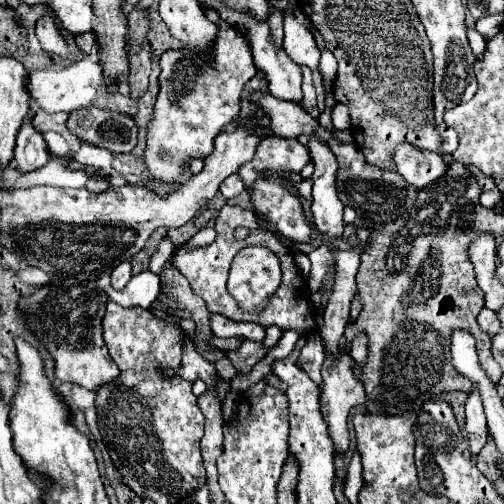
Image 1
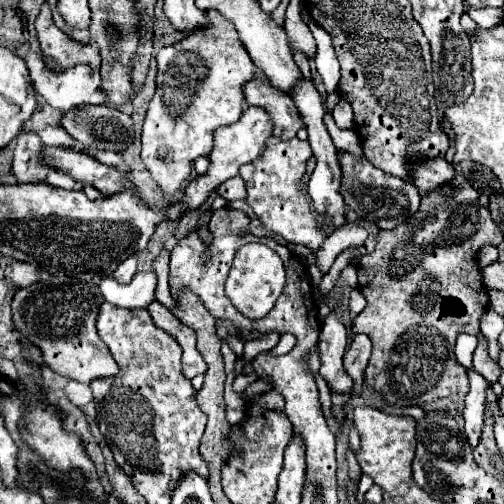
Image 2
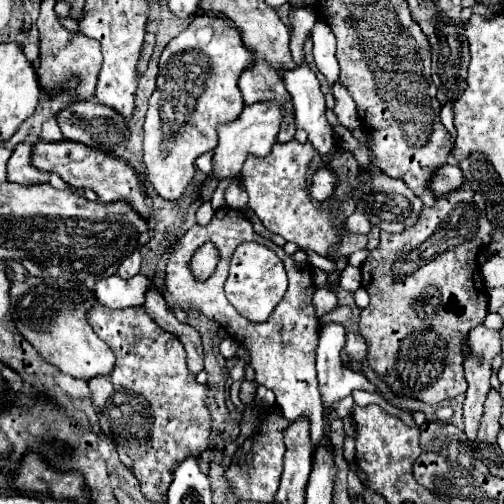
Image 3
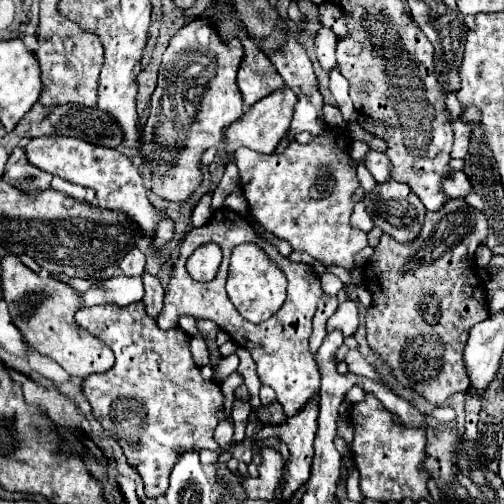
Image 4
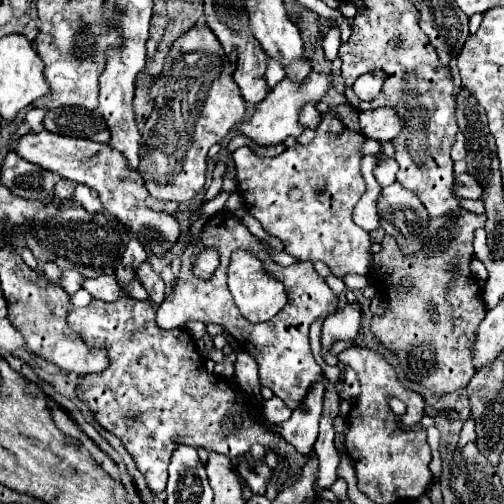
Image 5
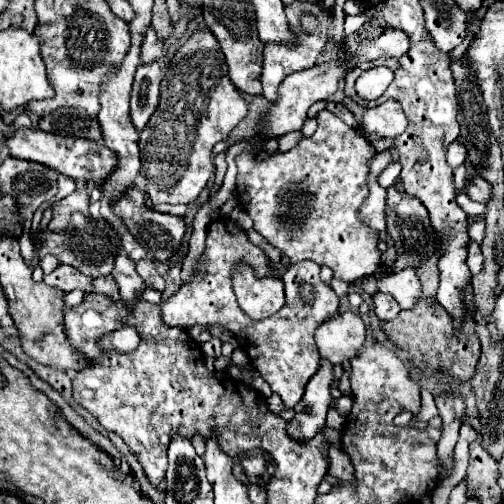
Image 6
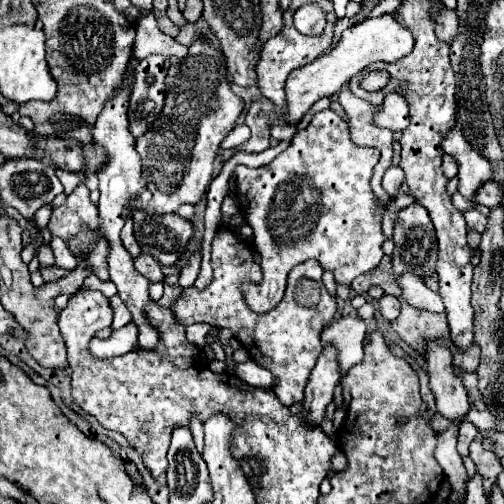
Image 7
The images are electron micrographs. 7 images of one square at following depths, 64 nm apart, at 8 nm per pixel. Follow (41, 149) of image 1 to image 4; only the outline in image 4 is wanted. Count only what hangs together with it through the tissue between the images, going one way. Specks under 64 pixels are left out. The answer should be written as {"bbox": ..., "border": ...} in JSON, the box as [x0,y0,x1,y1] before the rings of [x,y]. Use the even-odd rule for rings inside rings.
{"bbox":[2,148,52,192],"border":[[[14,148],[6,162],[6,172],[2,176],[4,182],[20,188],[20,192],[42,192],[50,188],[52,174],[32,166],[22,148]]]}

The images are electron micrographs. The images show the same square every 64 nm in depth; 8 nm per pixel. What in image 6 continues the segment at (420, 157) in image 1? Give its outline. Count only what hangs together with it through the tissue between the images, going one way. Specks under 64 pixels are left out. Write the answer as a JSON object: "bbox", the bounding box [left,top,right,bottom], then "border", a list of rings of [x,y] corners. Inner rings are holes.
{"bbox":[466,178,492,204],"border":[[[472,178],[468,184],[466,184],[468,188],[466,188],[466,194],[472,198],[472,200],[476,200],[476,202],[484,202],[484,204],[488,204],[488,200],[492,198],[492,186],[484,180],[484,178]]]}

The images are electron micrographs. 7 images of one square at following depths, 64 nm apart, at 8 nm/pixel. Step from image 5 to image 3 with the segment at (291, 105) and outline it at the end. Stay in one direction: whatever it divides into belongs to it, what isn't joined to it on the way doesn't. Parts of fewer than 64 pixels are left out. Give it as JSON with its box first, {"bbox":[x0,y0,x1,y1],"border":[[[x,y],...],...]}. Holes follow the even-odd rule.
{"bbox":[212,102,284,178],"border":[[[256,102],[252,106],[246,106],[238,120],[222,124],[218,128],[218,146],[214,150],[214,160],[212,168],[216,178],[228,178],[228,176],[238,176],[242,162],[248,152],[254,156],[268,156],[272,146],[276,144],[276,136],[280,132],[280,124],[284,118],[284,108],[278,102]]]}

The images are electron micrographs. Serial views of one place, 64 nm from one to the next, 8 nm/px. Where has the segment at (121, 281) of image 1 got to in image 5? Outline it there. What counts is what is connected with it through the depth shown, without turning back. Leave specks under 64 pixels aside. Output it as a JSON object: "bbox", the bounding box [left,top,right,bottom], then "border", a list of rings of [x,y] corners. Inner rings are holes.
{"bbox":[122,238,146,270],"border":[[[130,238],[126,250],[124,250],[124,256],[122,256],[122,262],[126,266],[132,266],[134,270],[146,260],[146,250],[142,248],[142,244],[136,240],[136,238]]]}

